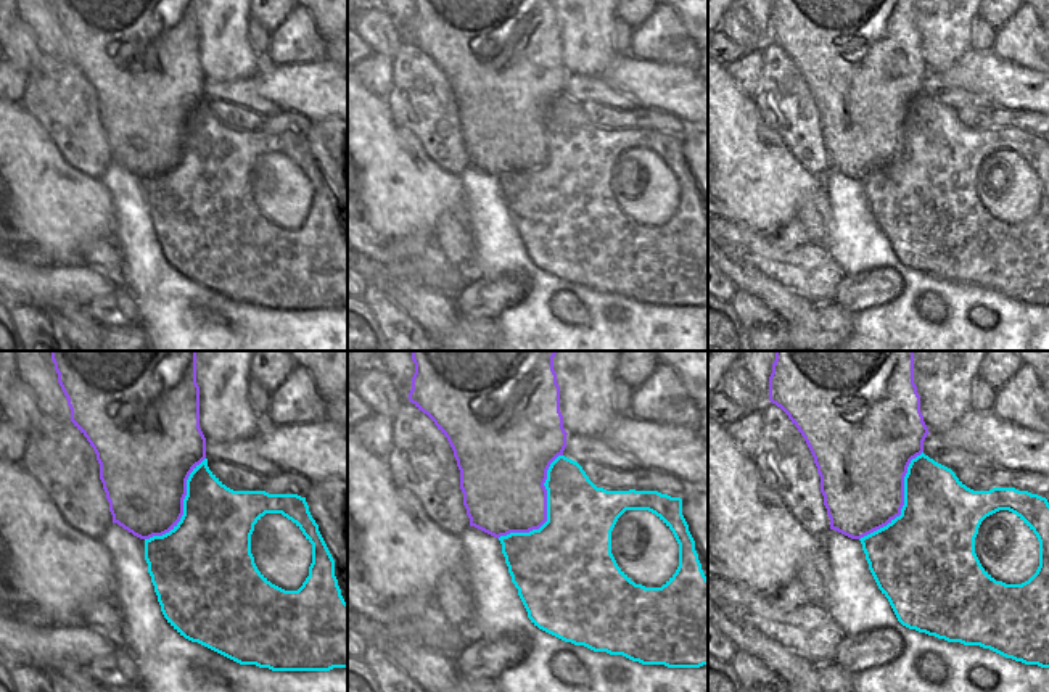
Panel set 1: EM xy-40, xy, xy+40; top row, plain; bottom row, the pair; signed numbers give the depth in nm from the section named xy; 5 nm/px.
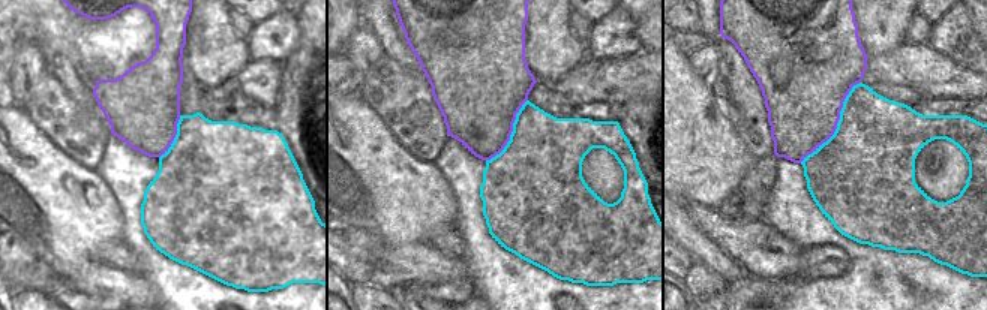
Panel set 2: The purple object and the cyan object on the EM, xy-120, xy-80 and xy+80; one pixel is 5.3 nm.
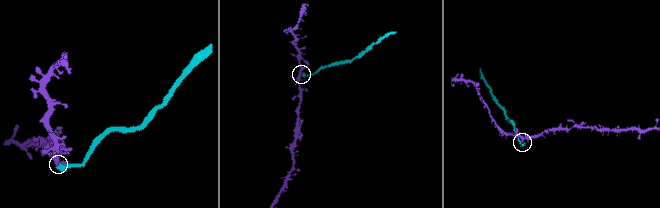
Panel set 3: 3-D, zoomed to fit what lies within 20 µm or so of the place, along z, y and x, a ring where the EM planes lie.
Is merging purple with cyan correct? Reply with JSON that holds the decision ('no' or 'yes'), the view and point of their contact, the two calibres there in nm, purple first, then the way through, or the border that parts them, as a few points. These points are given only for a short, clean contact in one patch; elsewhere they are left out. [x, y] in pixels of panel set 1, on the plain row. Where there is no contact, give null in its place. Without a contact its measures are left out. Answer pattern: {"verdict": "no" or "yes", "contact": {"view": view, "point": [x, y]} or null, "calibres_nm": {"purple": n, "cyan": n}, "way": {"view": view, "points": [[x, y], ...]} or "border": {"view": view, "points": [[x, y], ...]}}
{"verdict": "no", "contact": {"view": "xy", "point": [546, 150]}, "calibres_nm": {"purple": 400, "cyan": 400}}

